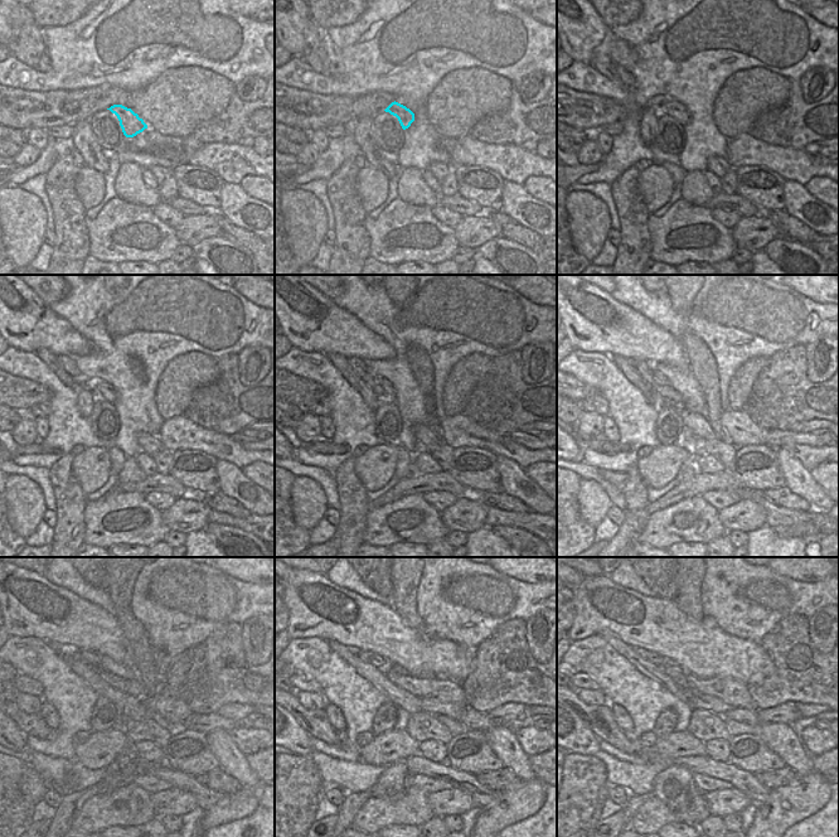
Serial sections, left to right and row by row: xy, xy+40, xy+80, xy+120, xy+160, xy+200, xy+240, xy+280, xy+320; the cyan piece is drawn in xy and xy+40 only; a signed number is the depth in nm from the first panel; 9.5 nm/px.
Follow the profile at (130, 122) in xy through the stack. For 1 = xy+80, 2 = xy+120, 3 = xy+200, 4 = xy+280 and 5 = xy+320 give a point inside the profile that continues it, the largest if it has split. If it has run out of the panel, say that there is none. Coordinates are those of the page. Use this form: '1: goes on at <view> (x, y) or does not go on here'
1: goes on at xy+80 (670, 107)
2: goes on at xy+120 (103, 390)
3: goes on at xy+200 (659, 378)
4: goes on at xy+280 (374, 659)
5: goes on at xy+320 (651, 657)

